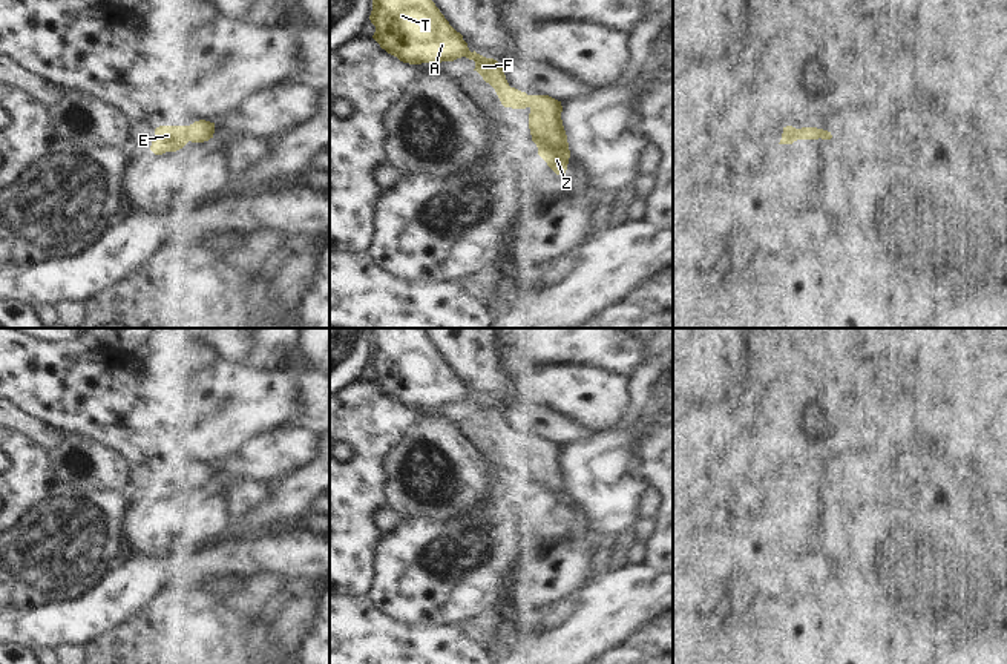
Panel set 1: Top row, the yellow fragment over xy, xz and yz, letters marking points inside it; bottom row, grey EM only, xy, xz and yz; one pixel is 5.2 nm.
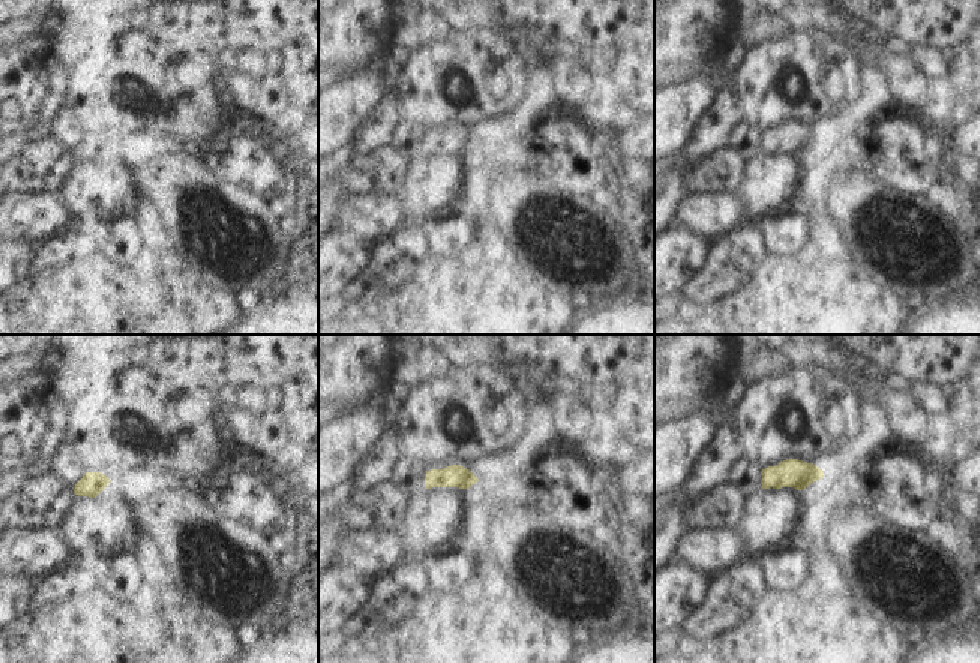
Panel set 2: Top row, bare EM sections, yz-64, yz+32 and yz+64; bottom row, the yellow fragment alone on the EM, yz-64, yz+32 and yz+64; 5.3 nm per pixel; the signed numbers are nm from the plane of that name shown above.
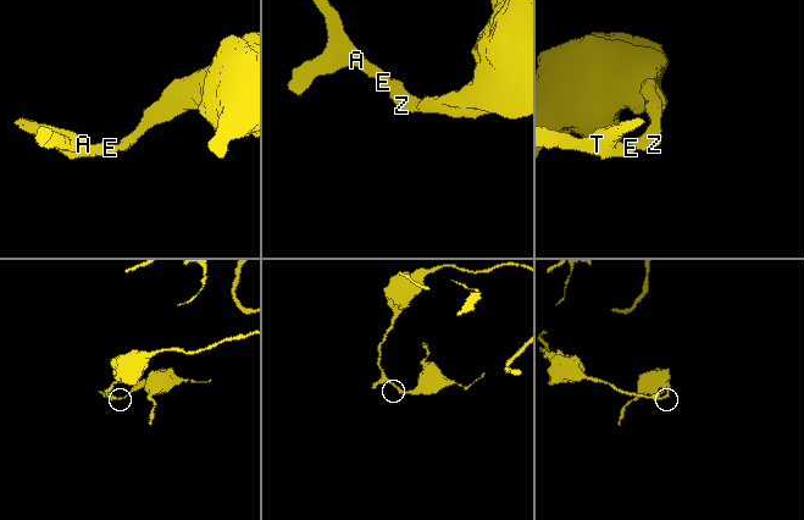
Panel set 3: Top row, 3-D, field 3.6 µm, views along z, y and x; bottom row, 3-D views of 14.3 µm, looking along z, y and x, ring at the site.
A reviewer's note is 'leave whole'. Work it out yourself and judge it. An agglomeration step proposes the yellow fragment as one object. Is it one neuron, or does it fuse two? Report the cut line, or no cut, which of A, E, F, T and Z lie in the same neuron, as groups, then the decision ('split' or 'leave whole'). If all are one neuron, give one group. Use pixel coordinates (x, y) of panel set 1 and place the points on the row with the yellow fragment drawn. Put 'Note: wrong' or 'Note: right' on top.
Note: right
cut none; groups A E F T Z; leave whole

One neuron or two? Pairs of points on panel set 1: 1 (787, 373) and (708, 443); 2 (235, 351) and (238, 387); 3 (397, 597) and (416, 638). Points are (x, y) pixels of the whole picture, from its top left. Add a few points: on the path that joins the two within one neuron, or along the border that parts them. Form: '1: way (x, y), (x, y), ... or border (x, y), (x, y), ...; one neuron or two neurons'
1: border (748, 394), (750, 419); two neurons
2: border (201, 356), (223, 356), (246, 364); two neurons
3: border (377, 609), (408, 624), (446, 624); two neurons

